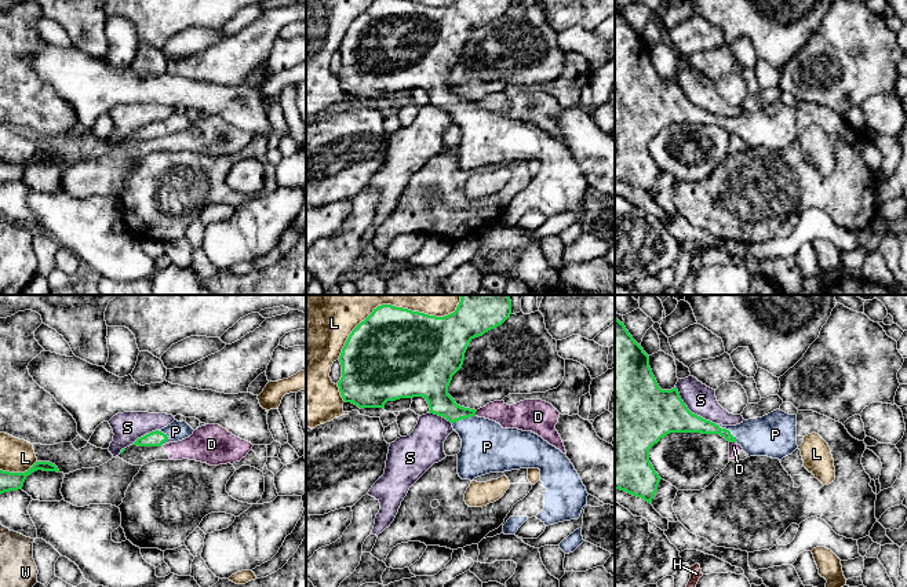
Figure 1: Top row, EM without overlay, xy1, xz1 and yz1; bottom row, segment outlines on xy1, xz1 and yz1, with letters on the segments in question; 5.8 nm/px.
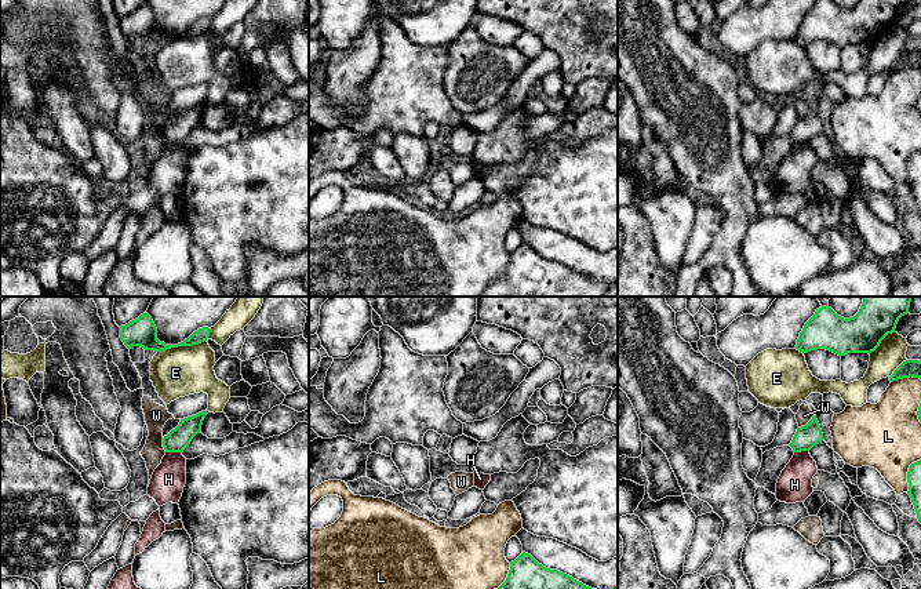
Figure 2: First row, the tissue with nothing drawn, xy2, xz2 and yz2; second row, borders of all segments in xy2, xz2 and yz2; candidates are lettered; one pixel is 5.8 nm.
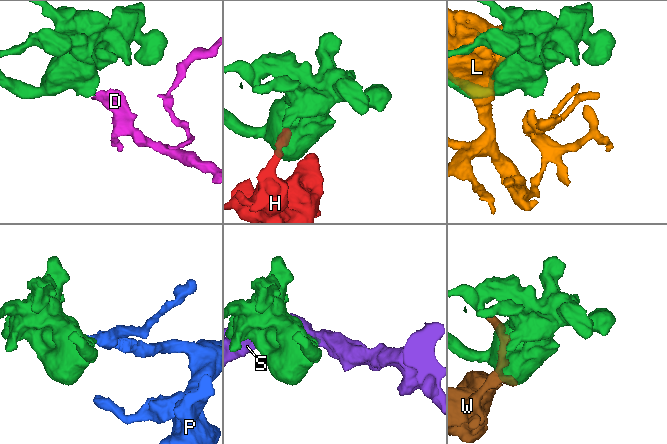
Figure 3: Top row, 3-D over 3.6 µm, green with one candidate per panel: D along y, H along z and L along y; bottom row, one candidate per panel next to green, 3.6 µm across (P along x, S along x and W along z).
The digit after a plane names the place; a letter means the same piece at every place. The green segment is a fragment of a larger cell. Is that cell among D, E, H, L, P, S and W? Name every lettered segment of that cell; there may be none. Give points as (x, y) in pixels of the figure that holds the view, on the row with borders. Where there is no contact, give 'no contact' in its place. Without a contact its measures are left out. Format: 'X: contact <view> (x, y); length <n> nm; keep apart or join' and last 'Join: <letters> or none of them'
D: contact yz1 (732, 441); length 40 nm; keep apart
E: contact xy2 (186, 345); length 340 nm; keep apart
H: contact xy2 (174, 451); length 100 nm; keep apart
L: contact xz1 (396, 307); length 800 nm; keep apart
P: contact yz1 (728, 430); length 160 nm; join
S: contact yz1 (691, 412); length 340 nm; keep apart
W: contact yz2 (807, 424); length 120 nm; keep apart
Join: P

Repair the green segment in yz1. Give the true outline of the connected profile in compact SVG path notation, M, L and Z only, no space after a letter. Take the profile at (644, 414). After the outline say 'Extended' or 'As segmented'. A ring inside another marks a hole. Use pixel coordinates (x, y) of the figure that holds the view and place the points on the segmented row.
M615 317L615 489L652 504L662 478L649 462L649 449L670 433L720 434L726 441L740 445L748 457L768 456L782 460L798 449L797 415L776 409L736 426L722 426L692 413L677 387L671 390L659 387L649 367L649 356Z. Extended

